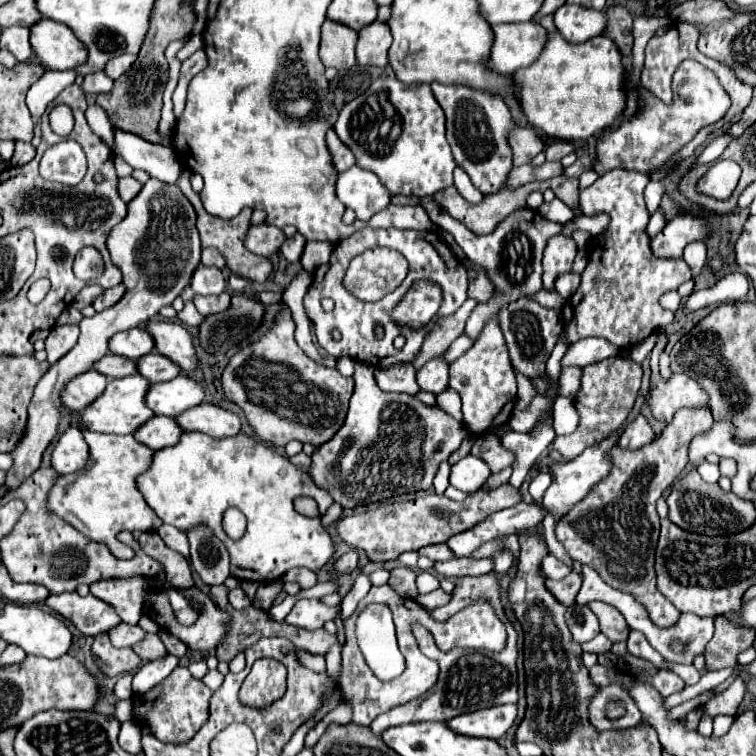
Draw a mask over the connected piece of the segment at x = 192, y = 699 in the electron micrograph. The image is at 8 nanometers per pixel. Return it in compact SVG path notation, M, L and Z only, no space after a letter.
M175 667L163 683L151 689L151 693L143 693L143 697L133 697L131 715L135 721L141 721L141 725L149 727L159 741L187 743L207 721L211 695L213 691L203 685L203 681L191 677L185 667Z

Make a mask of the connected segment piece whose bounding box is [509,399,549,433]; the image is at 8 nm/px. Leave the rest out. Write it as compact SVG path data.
M535 399L527 411L513 411L511 419L509 419L511 429L519 431L519 433L531 431L533 425L539 421L541 413L547 409L547 405L549 405L547 399Z

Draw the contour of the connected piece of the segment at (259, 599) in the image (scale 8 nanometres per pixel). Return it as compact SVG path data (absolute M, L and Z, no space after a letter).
M277 581L267 583L267 585L259 585L257 595L255 595L255 599L253 599L253 605L255 605L257 609L267 611L267 609L275 603L275 599L277 599L277 595L279 595L281 591L283 591L283 585L277 583Z

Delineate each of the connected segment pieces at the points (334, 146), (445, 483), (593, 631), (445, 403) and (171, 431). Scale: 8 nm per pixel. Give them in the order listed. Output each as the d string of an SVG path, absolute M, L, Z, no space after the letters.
M333 129L327 131L327 147L329 147L331 161L335 163L337 171L345 171L345 169L355 165L355 157L353 157L351 149L341 143L341 139L337 137L337 133Z
M441 463L439 465L439 471L435 475L435 481L433 481L433 489L435 493L443 493L447 487L449 487L449 475L450 475L451 465L449 463Z
M573 605L565 613L567 627L573 635L573 641L585 643L591 641L599 633L599 621L587 605Z
M448 387L447 391L437 395L437 404L441 409L454 416L461 424L465 425L461 411L461 399L454 389Z
M151 417L151 421L147 421L143 427L139 427L133 437L147 445L149 449L157 451L163 447L171 447L175 445L175 441L179 441L181 437L181 427L175 423L175 419L171 417Z

